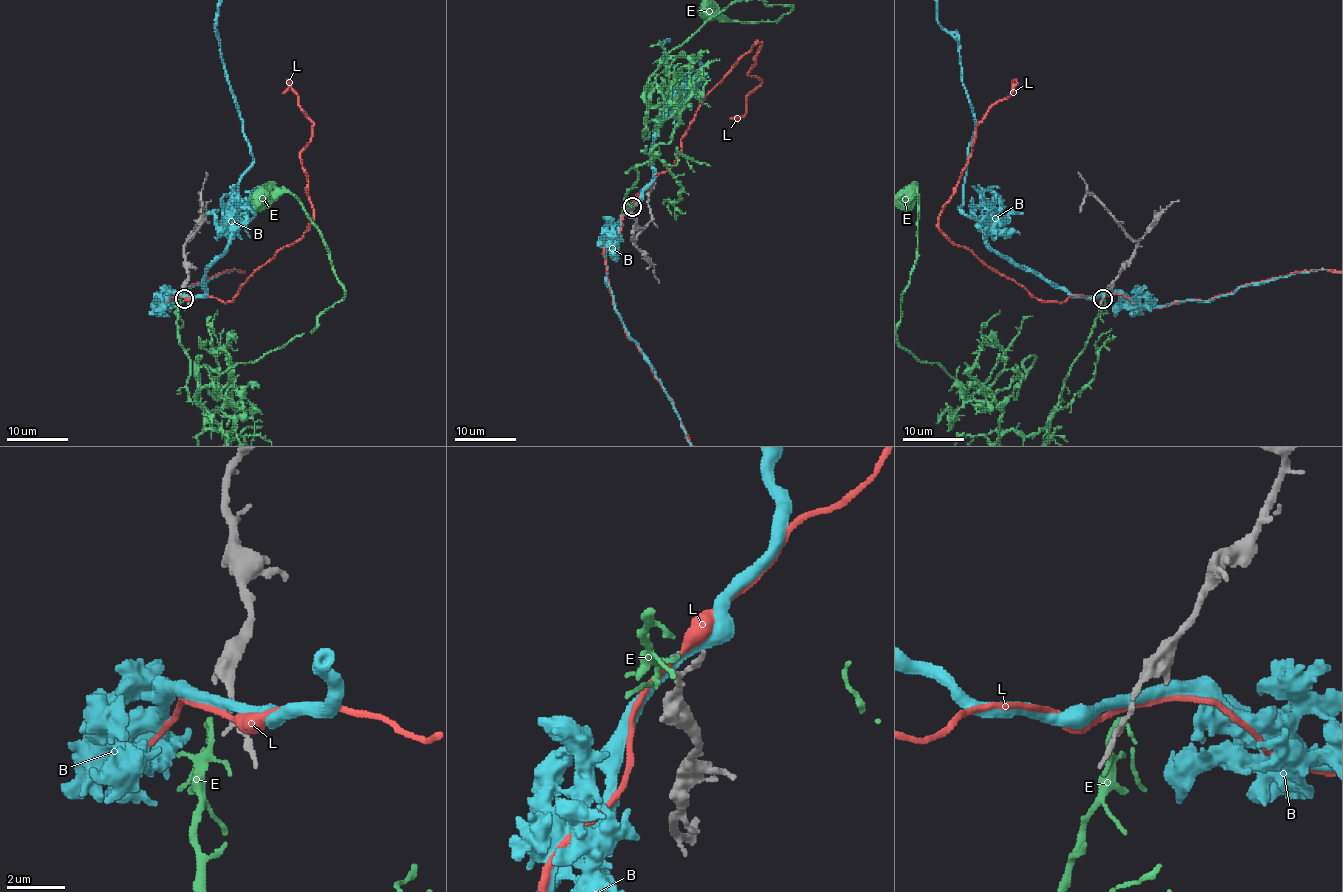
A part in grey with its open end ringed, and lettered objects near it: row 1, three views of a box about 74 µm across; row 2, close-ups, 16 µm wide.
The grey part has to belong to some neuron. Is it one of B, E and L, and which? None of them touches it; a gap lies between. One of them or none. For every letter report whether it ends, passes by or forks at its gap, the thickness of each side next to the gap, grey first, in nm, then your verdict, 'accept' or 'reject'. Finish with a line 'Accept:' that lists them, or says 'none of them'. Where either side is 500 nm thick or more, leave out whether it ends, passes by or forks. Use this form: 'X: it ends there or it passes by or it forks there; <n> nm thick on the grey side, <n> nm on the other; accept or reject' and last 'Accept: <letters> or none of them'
B: it passes by; 150 nm thick on the grey side, 360 nm on the other; reject
E: it passes by; 150 nm thick on the grey side, 130 nm on the other; reject
L: it passes by; 150 nm thick on the grey side, 200 nm on the other; accept
Accept: L

